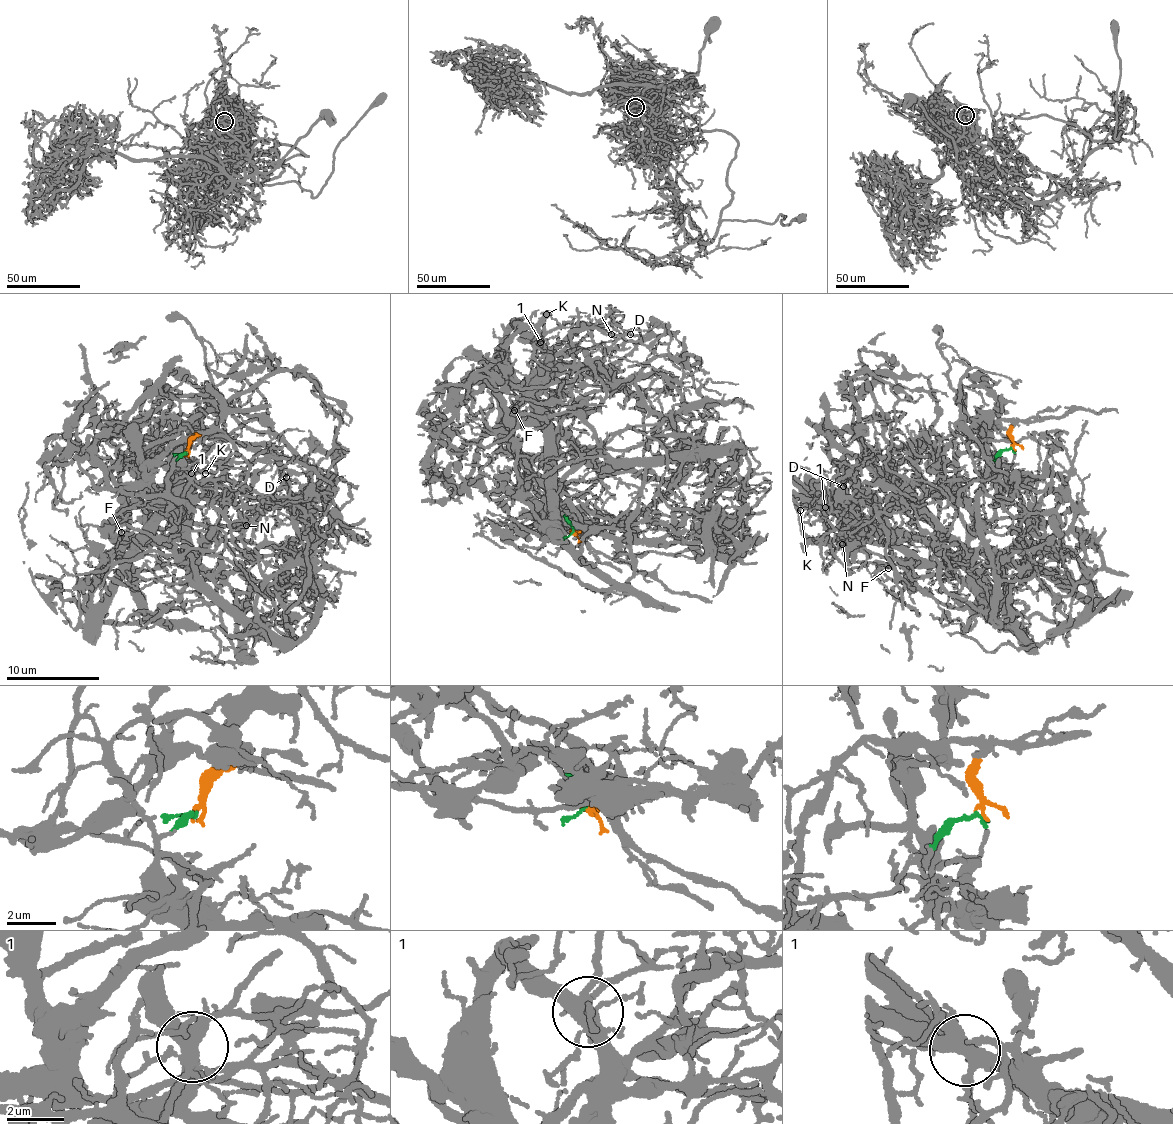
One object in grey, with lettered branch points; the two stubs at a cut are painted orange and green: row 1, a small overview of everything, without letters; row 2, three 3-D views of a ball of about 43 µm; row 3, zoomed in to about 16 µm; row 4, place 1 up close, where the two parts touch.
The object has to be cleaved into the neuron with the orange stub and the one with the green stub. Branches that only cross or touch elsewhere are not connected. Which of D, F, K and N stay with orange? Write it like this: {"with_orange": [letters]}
{"with_orange": ["F", "K"]}

